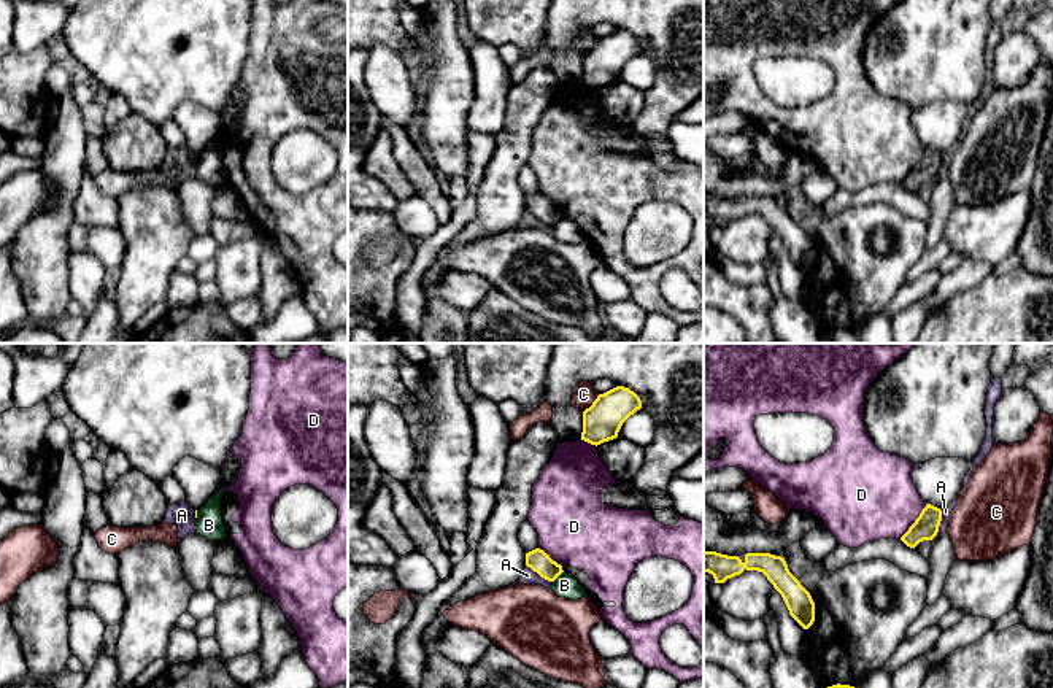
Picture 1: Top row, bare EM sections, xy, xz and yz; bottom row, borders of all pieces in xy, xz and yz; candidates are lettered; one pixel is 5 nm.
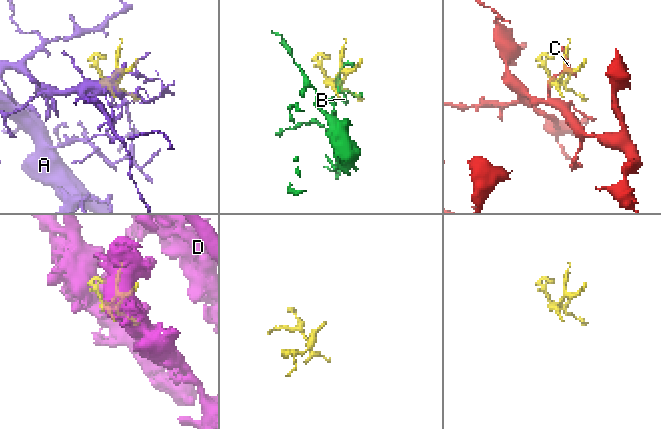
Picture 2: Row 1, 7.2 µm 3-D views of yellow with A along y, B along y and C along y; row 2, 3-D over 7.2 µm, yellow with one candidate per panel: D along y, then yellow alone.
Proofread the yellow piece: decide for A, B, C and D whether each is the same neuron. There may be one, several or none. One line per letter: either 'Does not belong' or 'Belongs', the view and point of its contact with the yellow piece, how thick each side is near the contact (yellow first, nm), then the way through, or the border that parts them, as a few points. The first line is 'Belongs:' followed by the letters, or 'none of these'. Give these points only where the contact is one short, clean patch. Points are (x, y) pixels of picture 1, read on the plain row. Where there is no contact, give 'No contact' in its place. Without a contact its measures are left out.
Belongs: none of these
A: Does not belong. Touches yellow at xz (539, 218). Thickness 110 nm (yellow) against 80 nm
B: Does not belong. Touches yellow at xz (558, 220). Thickness 110 nm (yellow) against 110 nm. Boundary: xz (563, 215), (553, 226)
C: Does not belong. Touches yellow at xz (593, 48). Thickness 190 nm (yellow) against 120 nm. Boundary: xz (599, 38), (583, 56)
D: Does not belong. Touches yellow at yz (915, 166). Thickness 130 nm (yellow) against 420 nm

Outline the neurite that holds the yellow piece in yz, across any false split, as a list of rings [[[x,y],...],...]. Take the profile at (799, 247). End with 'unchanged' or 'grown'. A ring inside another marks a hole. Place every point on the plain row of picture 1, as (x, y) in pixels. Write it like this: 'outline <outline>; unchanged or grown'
outline [[[704,194],[704,216],[713,219],[715,227],[740,219],[743,215],[762,216],[773,232],[781,238],[789,259],[808,273],[815,265],[815,246],[810,237],[789,216],[785,202],[770,197],[746,197],[742,205],[739,200],[727,200]]]; unchanged

